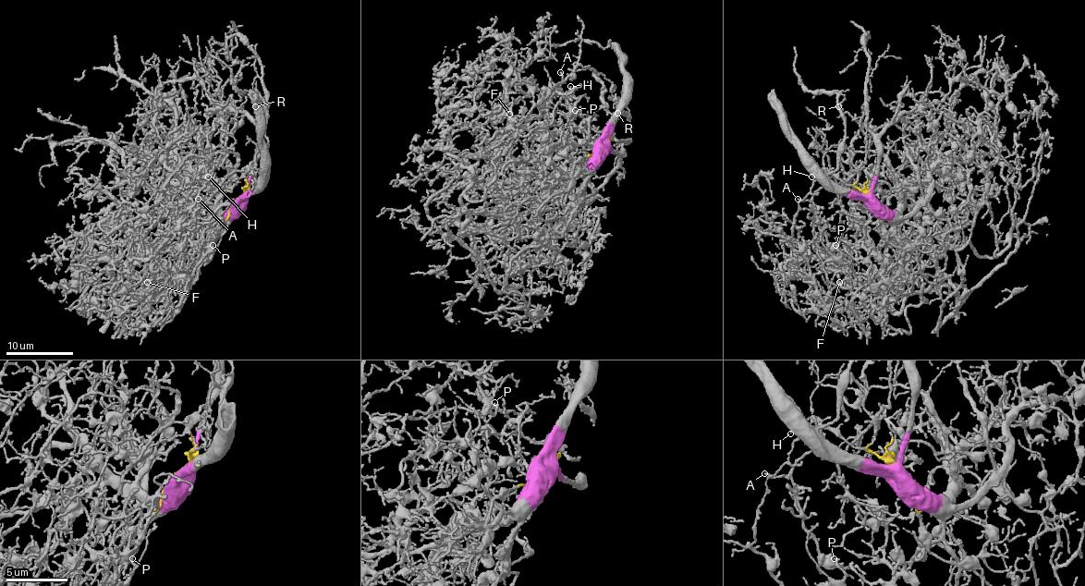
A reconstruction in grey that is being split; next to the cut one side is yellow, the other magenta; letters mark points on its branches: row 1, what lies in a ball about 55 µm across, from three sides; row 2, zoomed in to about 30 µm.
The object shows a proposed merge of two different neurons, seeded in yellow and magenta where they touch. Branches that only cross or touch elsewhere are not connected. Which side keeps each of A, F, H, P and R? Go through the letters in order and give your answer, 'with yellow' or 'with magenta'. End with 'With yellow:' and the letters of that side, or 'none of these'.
A: with yellow
F: with yellow
H: with yellow
P: with yellow
R: with magenta
With yellow: A, F, H, P

